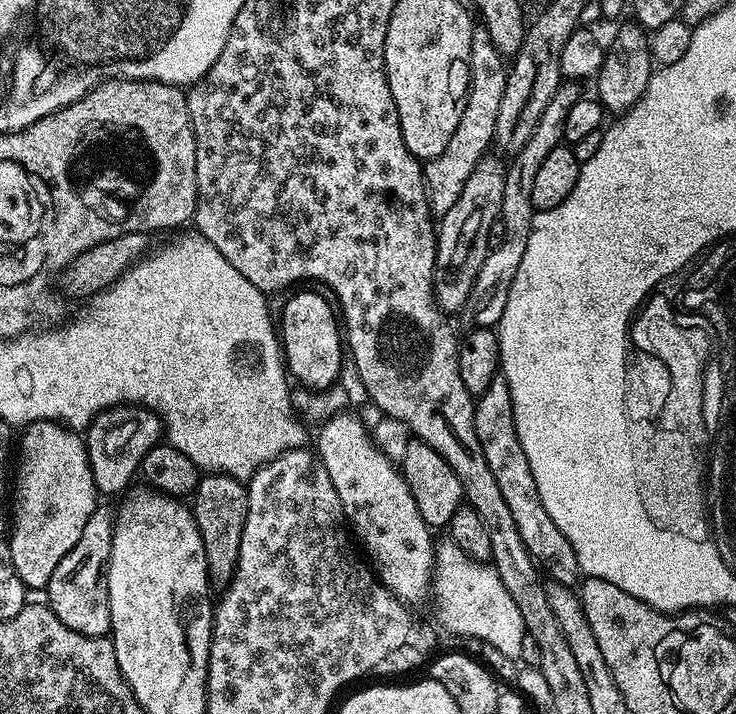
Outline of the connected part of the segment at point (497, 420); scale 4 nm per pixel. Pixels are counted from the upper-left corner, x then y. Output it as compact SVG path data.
M497 374L494 382L486 386L481 396L475 397L474 430L478 434L478 442L482 442L482 454L486 454L486 466L494 473L494 478L502 490L502 499L514 517L514 526L518 526L518 534L522 534L522 542L531 554L533 561L545 573L549 572L551 579L557 584L575 585L581 579L582 573L578 566L578 554L574 554L574 546L566 542L566 534L554 526L554 518L546 514L546 506L542 506L542 498L538 498L538 486L534 486L534 474L530 474L530 462L526 462L526 450L522 450L522 442L518 442L518 430L514 426L514 406L510 398L510 386L503 374Z

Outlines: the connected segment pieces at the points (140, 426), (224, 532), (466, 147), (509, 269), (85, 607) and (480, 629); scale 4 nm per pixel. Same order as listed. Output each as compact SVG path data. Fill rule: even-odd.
M117 406L108 408L105 412L100 412L92 420L86 429L86 443L88 446L88 457L90 458L90 470L94 474L94 482L96 483L97 493L112 496L115 492L123 493L129 487L128 483L140 471L140 463L142 458L146 458L146 454L155 444L161 443L162 425L159 416L155 412L141 408L139 406Z
M224 473L203 475L192 495L191 510L202 534L206 549L209 587L218 592L225 590L237 570L238 554L241 553L242 531L245 530L248 513L248 489L243 481Z
M483 26L473 27L472 37L470 38L470 62L468 63L468 94L464 97L464 109L462 118L458 118L458 127L455 128L450 142L446 142L446 150L434 158L423 161L424 169L424 188L428 191L428 207L433 213L443 214L458 202L458 194L466 187L466 178L470 178L474 166L483 156L489 155L496 138L496 127L498 126L498 110L502 107L502 94L506 94L506 82L508 81L509 65L505 57L500 55L499 50L490 42L490 34Z
M561 82L550 102L546 102L546 110L542 110L542 118L534 126L534 134L526 138L526 146L511 157L504 170L502 186L502 210L498 223L504 228L504 239L489 251L482 262L482 270L478 270L478 278L474 278L474 286L470 286L470 296L466 298L462 312L468 315L469 325L478 328L492 328L499 325L502 314L506 310L506 298L510 298L510 286L514 282L514 274L518 274L518 266L526 255L526 242L530 242L530 230L534 209L534 177L538 175L542 161L550 150L561 147L564 140L564 123L574 102L582 98L581 85L576 82Z
M98 506L90 514L90 522L82 526L82 538L78 538L74 550L58 562L46 589L46 603L57 618L66 622L70 630L87 636L108 636L112 630L110 602L108 601L108 559L112 549L114 516L104 506Z
M451 538L437 543L430 579L430 600L436 603L436 616L453 636L478 638L481 644L489 643L508 657L519 657L525 636L522 614L514 606L514 598L498 578L498 570L491 563L476 560L464 552Z

